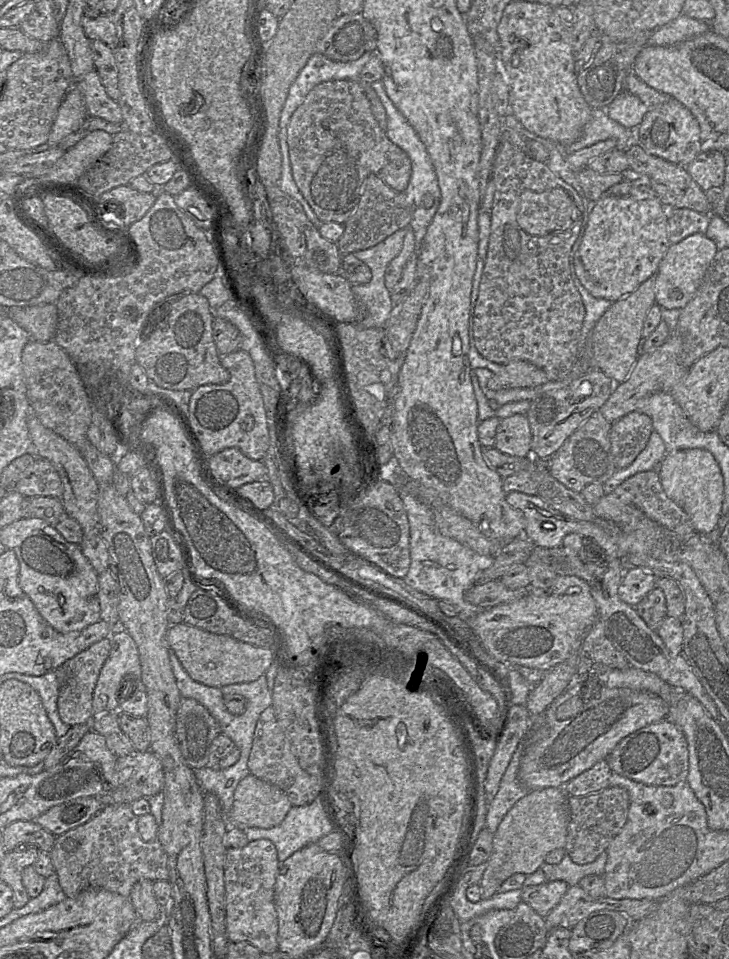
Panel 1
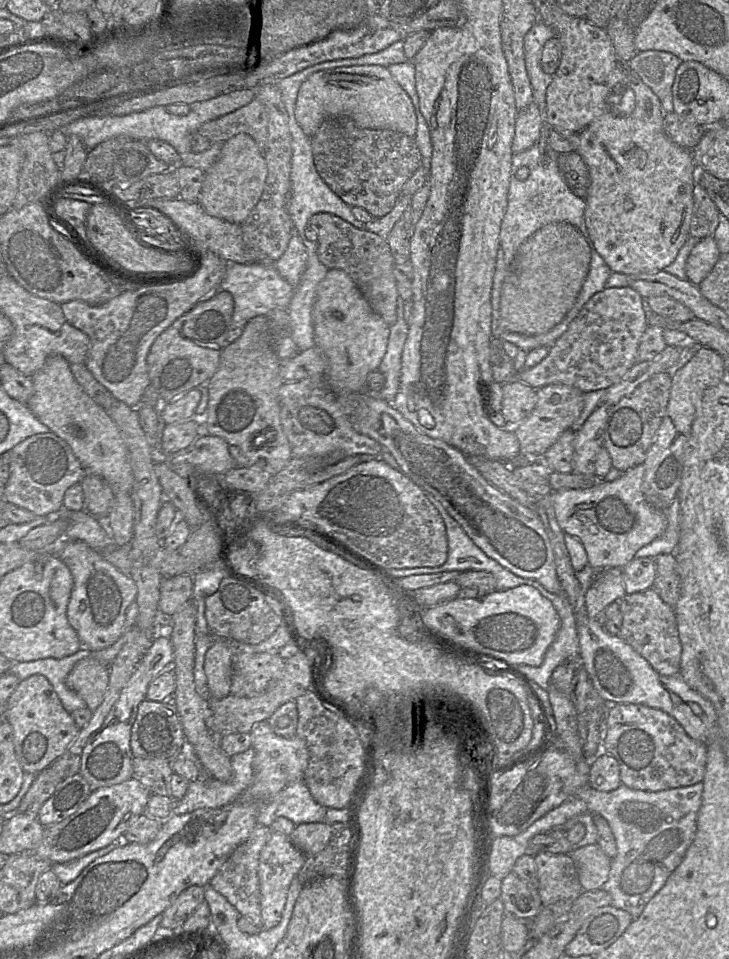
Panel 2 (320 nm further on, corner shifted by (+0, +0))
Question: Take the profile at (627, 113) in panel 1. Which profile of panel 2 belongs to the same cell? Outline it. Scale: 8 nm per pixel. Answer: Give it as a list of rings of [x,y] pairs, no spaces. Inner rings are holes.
[[[657,50],[637,52],[627,62],[630,69],[659,98],[665,115],[673,111],[672,85],[681,62],[677,56]]]

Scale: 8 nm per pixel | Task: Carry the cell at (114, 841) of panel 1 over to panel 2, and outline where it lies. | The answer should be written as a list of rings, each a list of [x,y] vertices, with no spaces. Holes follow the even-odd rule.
[[[257,824],[250,836],[240,844],[229,858],[224,862],[209,885],[223,895],[239,912],[241,916],[248,918],[256,927],[263,927],[260,906],[260,884],[258,878],[258,864],[260,853],[272,834],[270,827]]]

